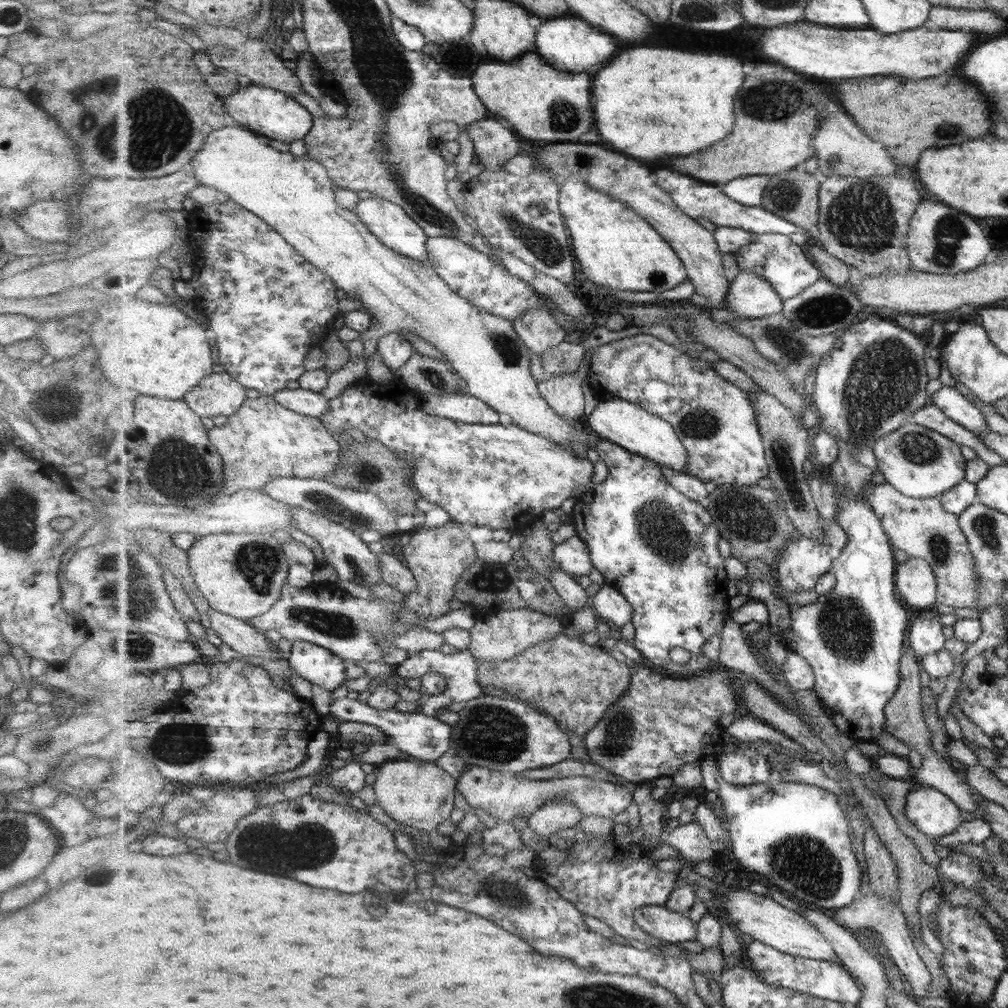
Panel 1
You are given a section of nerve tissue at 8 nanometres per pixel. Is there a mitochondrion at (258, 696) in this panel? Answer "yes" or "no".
no

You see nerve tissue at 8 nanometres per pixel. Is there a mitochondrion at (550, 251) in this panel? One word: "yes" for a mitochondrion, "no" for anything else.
yes

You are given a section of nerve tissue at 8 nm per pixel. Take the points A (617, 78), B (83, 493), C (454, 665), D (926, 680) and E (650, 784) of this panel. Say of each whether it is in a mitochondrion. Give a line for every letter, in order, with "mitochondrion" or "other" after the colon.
A: other
B: other
C: other
D: other
E: other

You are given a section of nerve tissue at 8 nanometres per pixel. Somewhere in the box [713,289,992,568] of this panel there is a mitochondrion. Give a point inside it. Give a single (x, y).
(885, 378)

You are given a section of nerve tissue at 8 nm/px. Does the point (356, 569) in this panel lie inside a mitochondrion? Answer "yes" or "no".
yes

